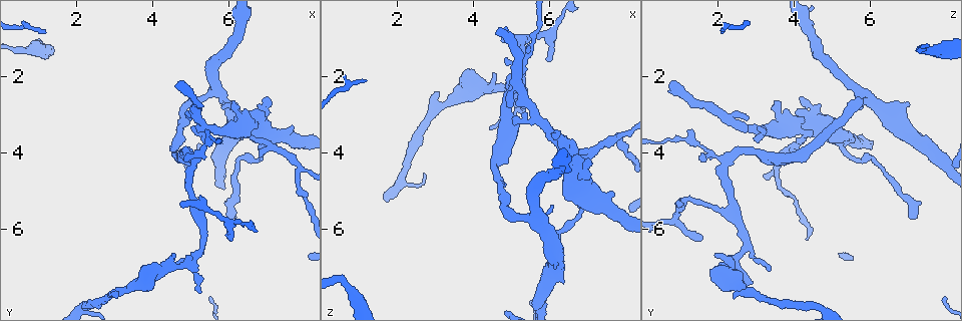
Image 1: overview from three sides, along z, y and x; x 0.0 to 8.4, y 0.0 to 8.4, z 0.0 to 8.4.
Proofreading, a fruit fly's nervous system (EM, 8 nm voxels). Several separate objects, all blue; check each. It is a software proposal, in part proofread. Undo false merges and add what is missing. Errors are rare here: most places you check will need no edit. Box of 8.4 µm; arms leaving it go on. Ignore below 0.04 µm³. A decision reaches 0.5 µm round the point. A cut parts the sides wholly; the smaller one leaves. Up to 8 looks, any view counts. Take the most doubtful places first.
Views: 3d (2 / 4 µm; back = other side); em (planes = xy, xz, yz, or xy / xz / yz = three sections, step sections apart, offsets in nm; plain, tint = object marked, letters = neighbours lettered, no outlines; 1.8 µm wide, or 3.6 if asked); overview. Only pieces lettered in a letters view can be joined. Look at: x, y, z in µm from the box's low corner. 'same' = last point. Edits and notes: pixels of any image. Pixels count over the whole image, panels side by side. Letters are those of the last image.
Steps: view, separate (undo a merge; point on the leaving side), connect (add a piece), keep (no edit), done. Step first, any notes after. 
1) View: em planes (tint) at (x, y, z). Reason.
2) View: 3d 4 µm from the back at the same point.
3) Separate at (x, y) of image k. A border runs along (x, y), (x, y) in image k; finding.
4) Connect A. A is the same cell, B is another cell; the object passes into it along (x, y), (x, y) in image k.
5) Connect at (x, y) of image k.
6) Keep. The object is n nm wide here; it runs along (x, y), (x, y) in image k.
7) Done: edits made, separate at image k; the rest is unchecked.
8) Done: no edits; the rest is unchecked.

View: em yz step 8 (letters) at (5.20, 5.25, 1.10). Abrupt turn.

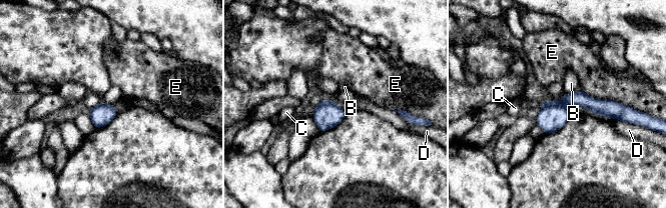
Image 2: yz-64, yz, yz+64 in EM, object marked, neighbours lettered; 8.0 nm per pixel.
Separate at (553, 116) of image 2. B, C, D and E are other cells; a border runs along (552, 101), (561, 104) in image 2; a second neuron is stuck on.

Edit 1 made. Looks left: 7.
View: overview. See it whole again.

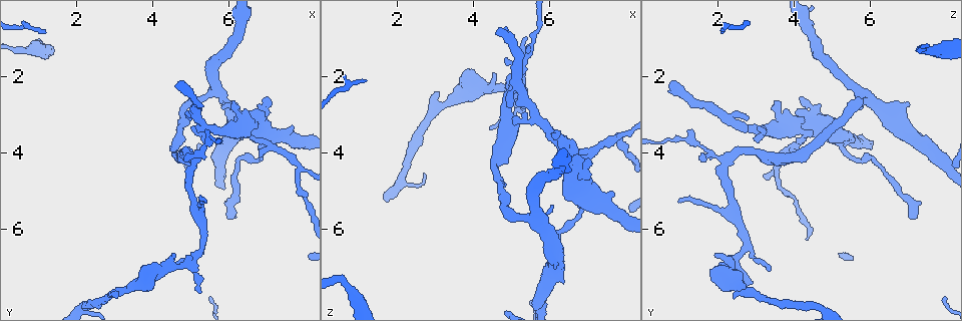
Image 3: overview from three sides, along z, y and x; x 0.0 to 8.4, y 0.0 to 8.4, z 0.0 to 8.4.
View: 3d 4 µm at (4.65, 2.20, 0.80).

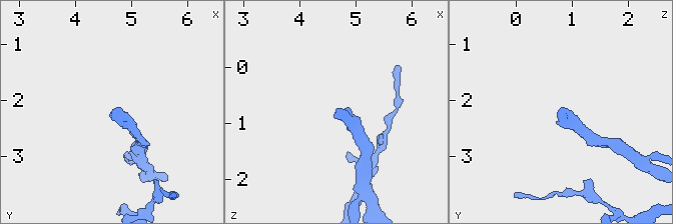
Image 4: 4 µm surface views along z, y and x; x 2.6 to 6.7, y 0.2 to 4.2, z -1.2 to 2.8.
View: em planes (letters) at (4.65, 2.25, 0.80).

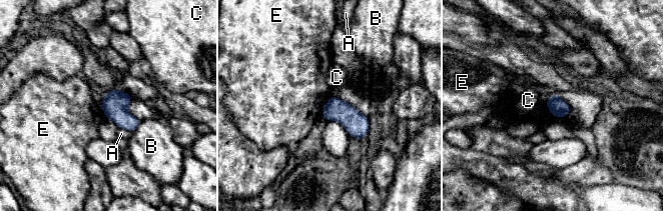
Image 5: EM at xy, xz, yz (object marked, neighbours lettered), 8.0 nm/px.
Keep. The longest contact is with E, 220 nm; A, B, C and E are other cells; a border runs along (545, 101), (554, 116), (566, 117) in image 5; none of them fits.

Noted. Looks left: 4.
View: em yz step 8 (letters) at (7.00, 2.60, 4.20). Thick end.

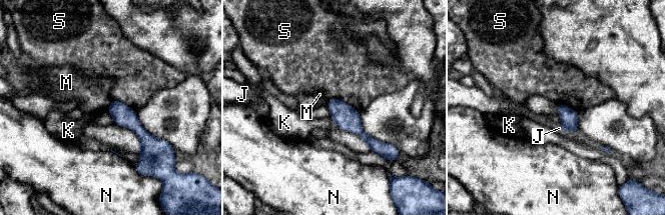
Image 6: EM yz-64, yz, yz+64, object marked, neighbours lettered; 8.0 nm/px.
View: em planes (letters) at the same point. Another direction.

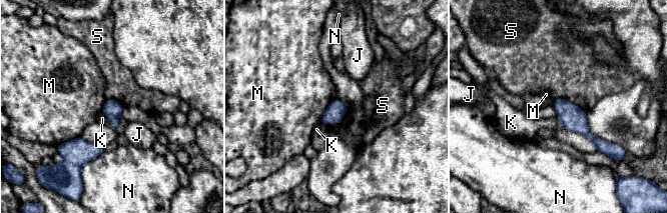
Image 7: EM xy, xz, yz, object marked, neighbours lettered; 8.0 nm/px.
Keep. The longest contact is with S, 260 nm; J, K, M, N and S are other cells; no lettered piece goes on from it.

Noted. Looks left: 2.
Done: edits made, separate at image 2; the rest is unchecked.

